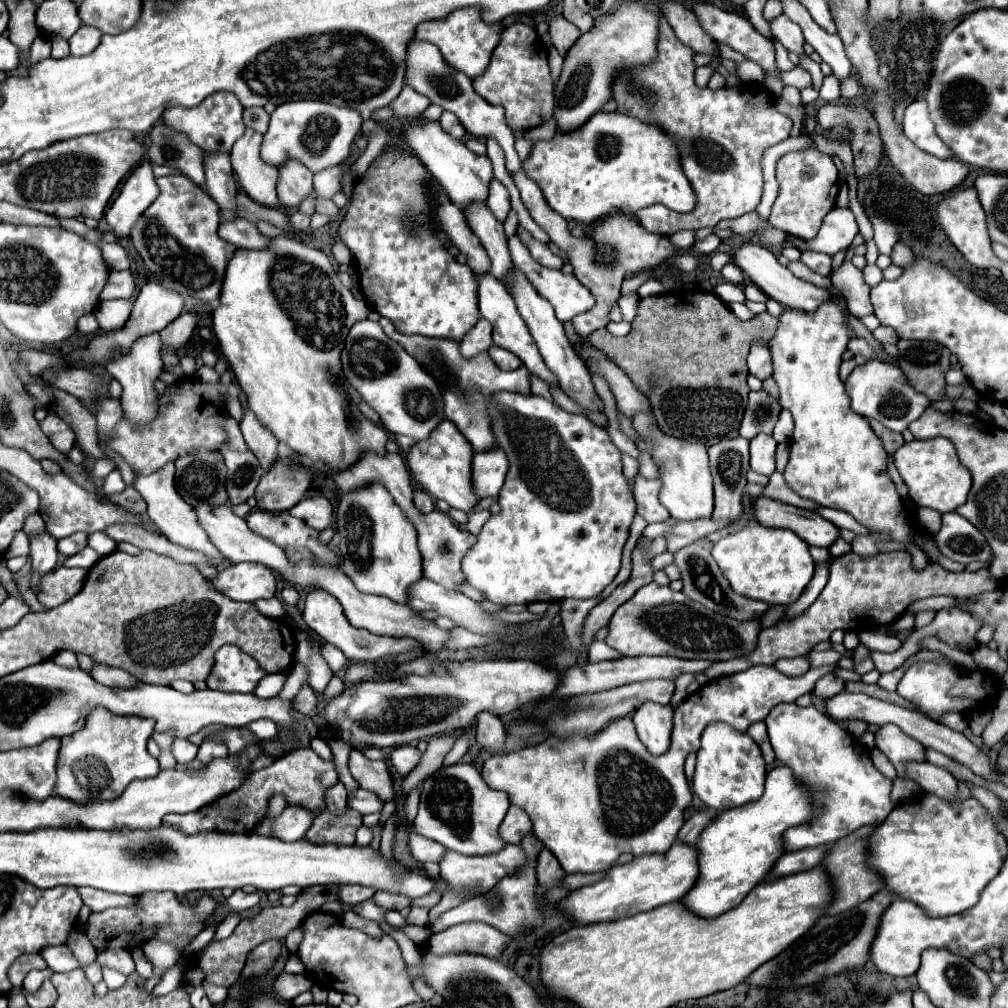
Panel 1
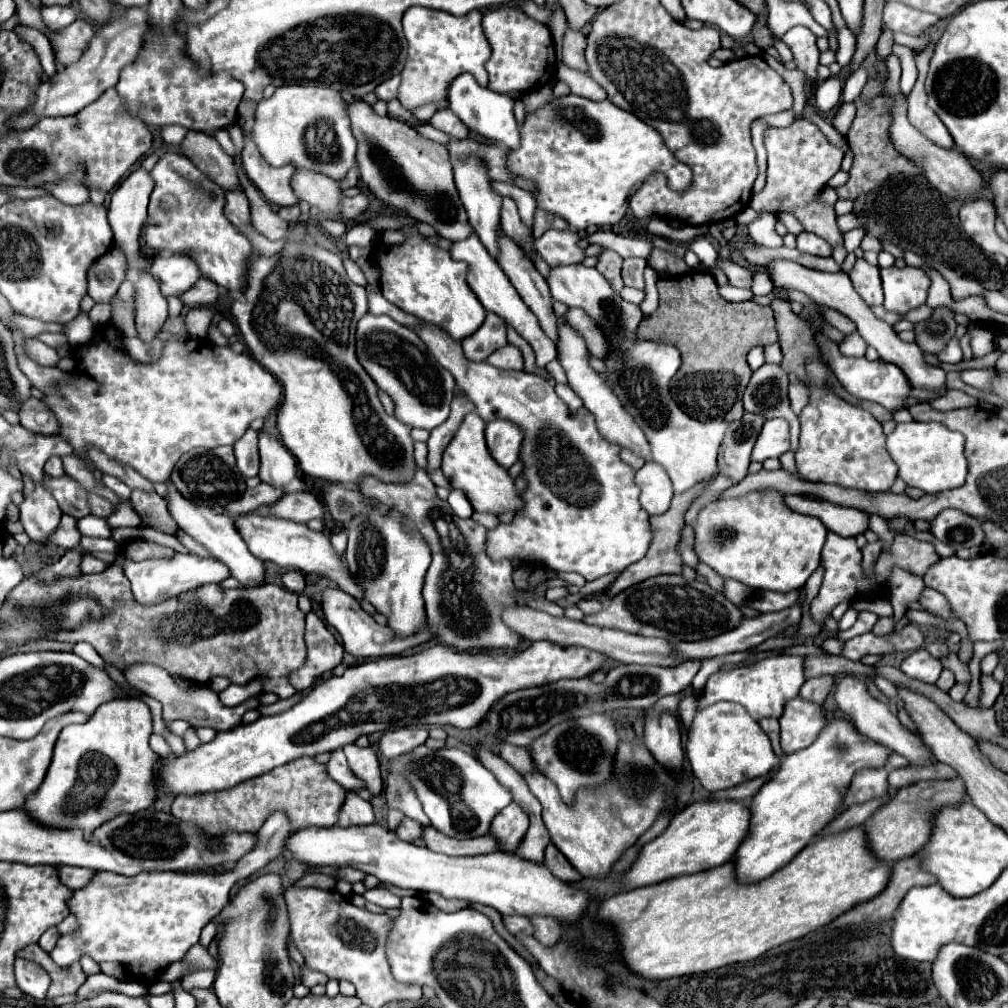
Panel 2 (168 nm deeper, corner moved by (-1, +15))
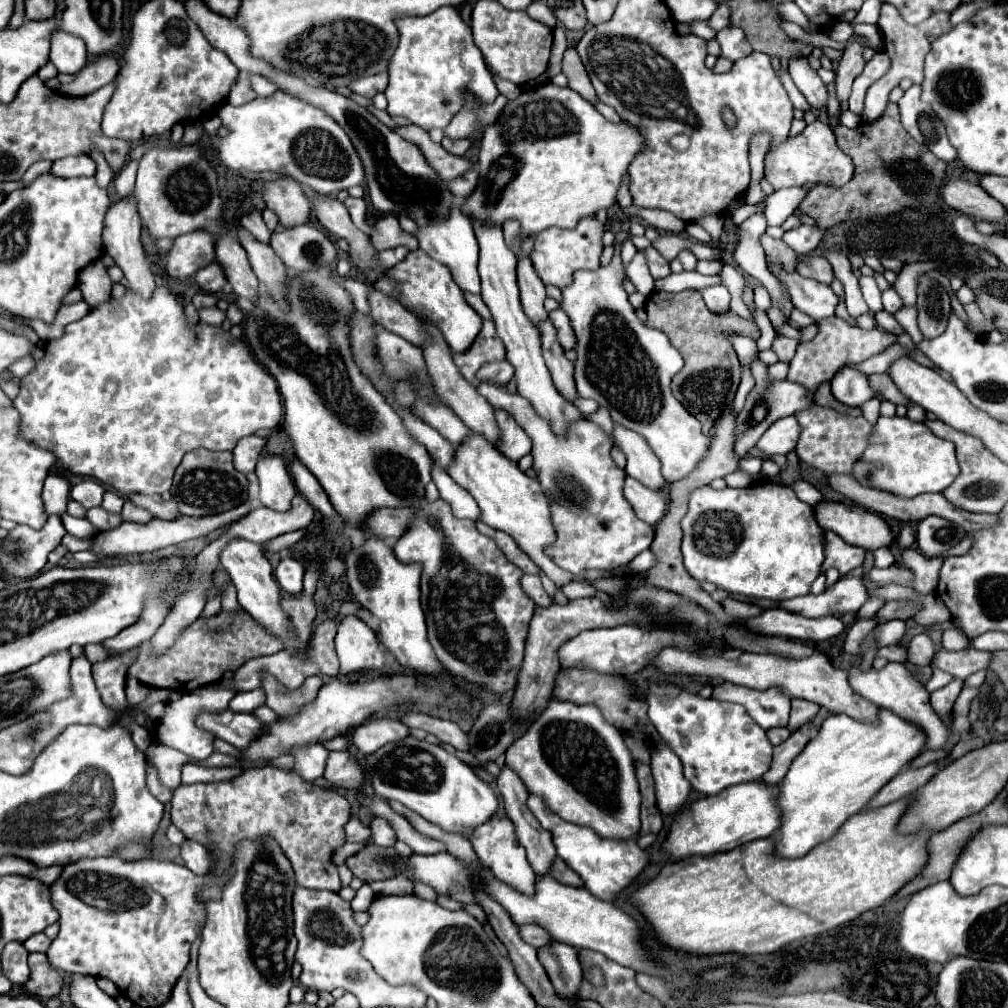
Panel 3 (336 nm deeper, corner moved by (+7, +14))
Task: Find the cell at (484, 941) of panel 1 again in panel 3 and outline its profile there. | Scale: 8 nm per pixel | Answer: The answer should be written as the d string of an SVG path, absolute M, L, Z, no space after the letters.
M525 924L525 926L519 926L519 928L521 928L521 938L523 938L527 944L535 946L535 948L549 946L551 940L553 940L551 934L549 934L545 928L537 926L537 924Z

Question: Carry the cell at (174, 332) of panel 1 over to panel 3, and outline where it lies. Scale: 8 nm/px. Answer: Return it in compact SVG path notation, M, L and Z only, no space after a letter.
M211 262L209 266L201 268L197 274L195 274L195 280L199 284L199 288L207 294L217 294L221 292L221 288L227 284L227 278L225 278L225 272L221 268L219 262Z

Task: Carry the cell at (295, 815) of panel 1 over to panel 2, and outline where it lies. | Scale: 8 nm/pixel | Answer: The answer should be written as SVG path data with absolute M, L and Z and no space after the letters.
M273 811L263 827L259 829L257 847L247 853L243 859L237 861L237 867L233 871L225 873L139 873L137 877L117 877L115 873L95 873L93 883L89 883L85 889L79 889L69 899L69 909L79 921L79 931L75 935L63 935L57 941L57 947L51 951L51 959L67 967L81 959L81 955L89 955L93 961L117 961L121 963L129 973L135 975L135 979L143 983L157 981L153 975L159 975L169 963L181 961L191 945L199 941L201 929L217 915L221 909L229 903L231 887L239 881L255 873L257 869L265 867L271 859L275 859L281 851L281 845L291 831L291 823L283 811Z

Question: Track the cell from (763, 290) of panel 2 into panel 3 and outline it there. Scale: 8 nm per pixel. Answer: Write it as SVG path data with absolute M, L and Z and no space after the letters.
M759 286L759 288L755 288L755 306L757 308L761 308L761 310L769 310L769 306L771 306L771 298L769 298L769 292L763 288L763 286Z

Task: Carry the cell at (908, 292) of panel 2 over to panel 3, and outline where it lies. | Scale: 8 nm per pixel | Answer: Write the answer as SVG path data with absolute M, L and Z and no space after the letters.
M889 288L889 290L883 292L883 308L885 308L889 314L895 314L901 306L903 306L903 302L901 302L901 298L897 296L897 292L895 292L893 288Z

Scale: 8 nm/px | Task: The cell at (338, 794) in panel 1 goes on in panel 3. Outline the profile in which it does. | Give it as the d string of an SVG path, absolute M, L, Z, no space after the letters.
M351 818L345 826L347 832L347 842L355 842L355 844L365 844L371 834L369 834L369 826L363 826L357 818Z

